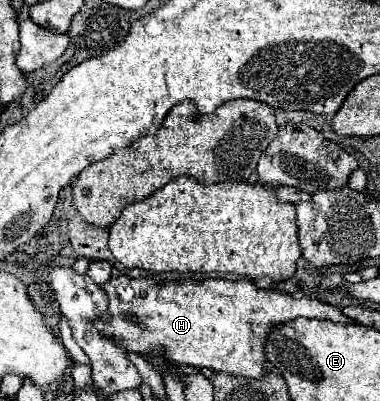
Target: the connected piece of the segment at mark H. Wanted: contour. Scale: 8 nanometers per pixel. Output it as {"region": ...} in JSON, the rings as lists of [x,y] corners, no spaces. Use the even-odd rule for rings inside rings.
{"region":[[[116,277],[110,279],[104,285],[104,291],[110,299],[110,315],[112,319],[108,323],[96,321],[94,325],[98,331],[102,331],[108,337],[114,337],[116,341],[122,341],[128,351],[138,355],[148,353],[162,353],[170,361],[178,365],[192,365],[198,369],[214,369],[230,375],[240,375],[246,379],[262,379],[266,375],[266,339],[270,331],[278,325],[286,325],[292,319],[298,317],[318,317],[328,319],[334,323],[352,323],[338,305],[324,303],[320,299],[308,299],[308,297],[292,297],[288,293],[272,291],[272,289],[260,289],[256,283],[250,281],[226,281],[226,279],[206,279],[206,281],[180,281],[180,283],[166,283],[158,289],[158,283],[154,279],[130,279],[130,277]],[[126,313],[132,313],[136,317],[136,323],[126,319]]]}

